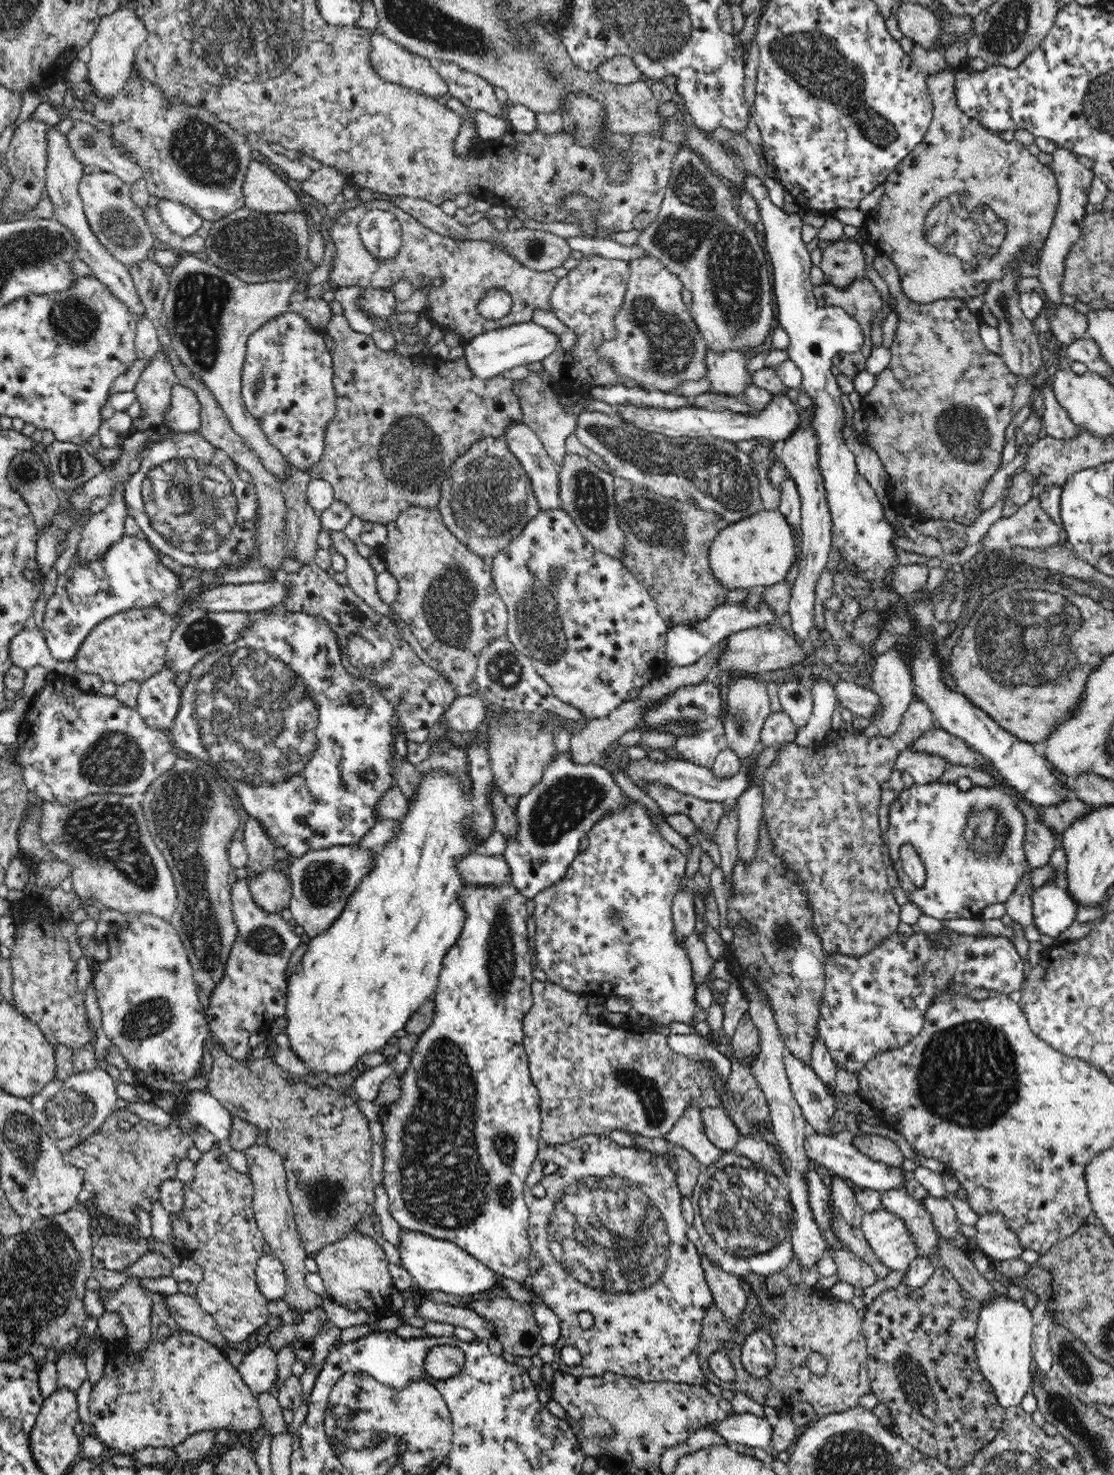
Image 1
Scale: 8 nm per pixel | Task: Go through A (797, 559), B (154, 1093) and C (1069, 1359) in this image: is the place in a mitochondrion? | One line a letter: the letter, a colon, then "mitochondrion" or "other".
A: other
B: other
C: mitochondrion

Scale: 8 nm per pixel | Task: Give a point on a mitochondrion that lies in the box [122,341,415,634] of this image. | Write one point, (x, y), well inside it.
(190, 501)

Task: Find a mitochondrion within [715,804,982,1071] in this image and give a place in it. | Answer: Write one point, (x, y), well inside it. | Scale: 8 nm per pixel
(783, 934)

